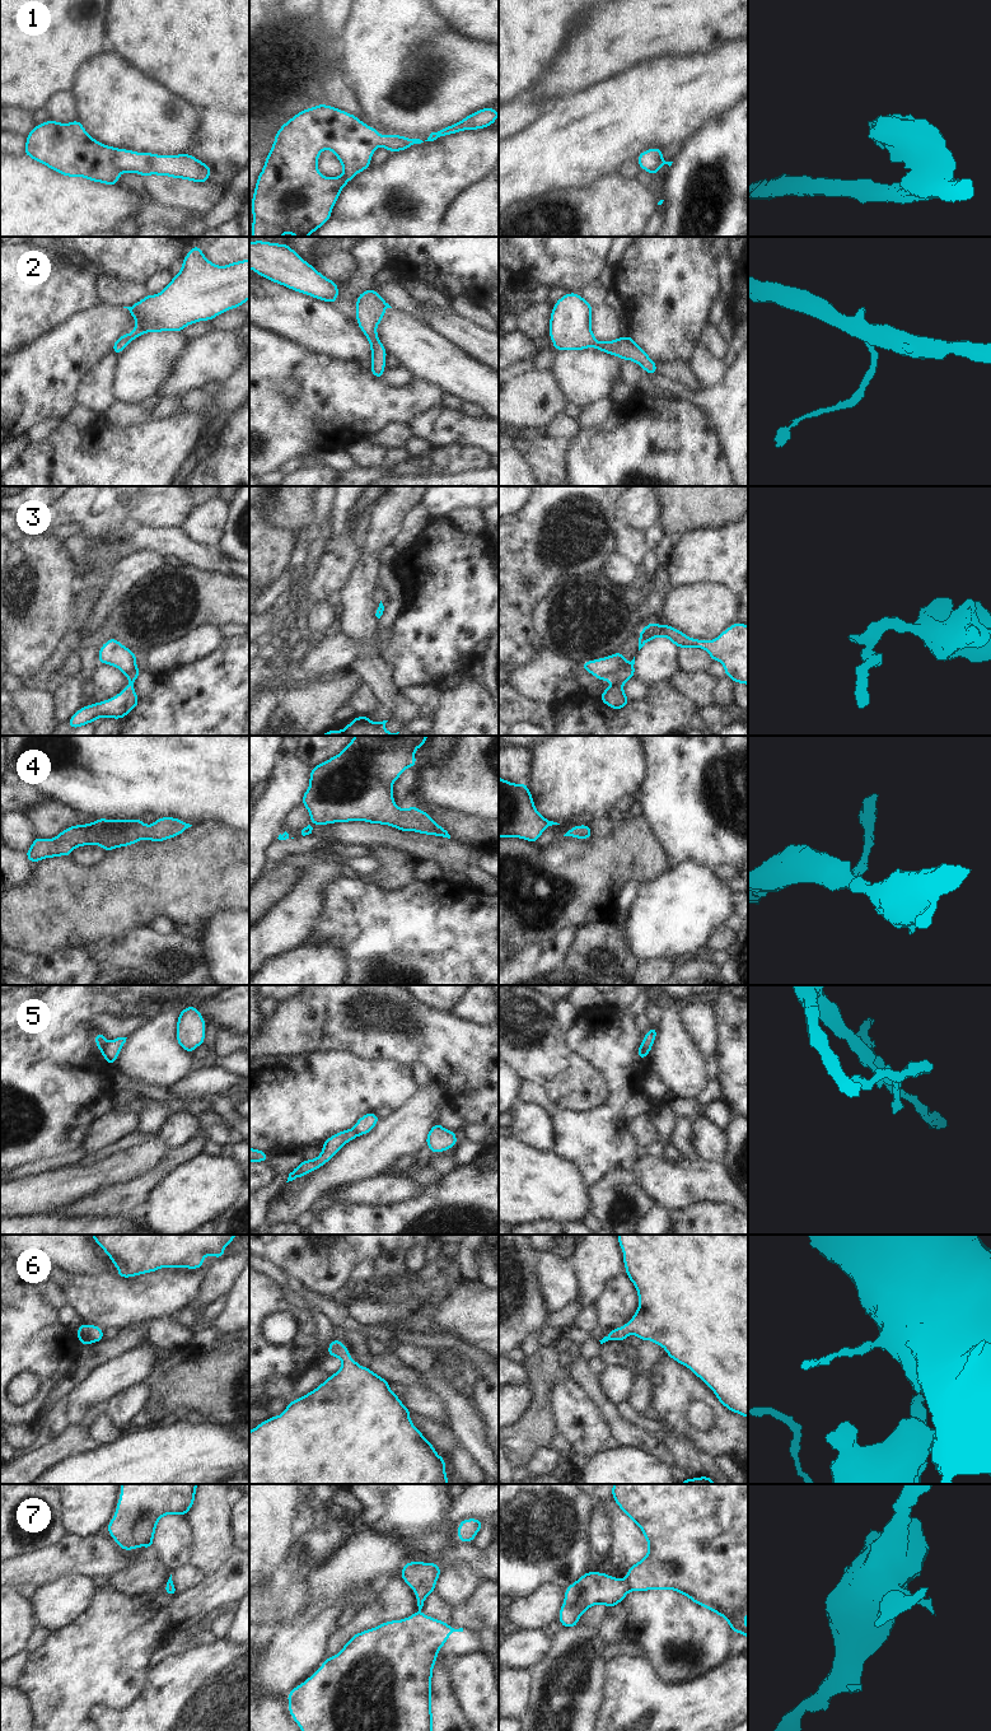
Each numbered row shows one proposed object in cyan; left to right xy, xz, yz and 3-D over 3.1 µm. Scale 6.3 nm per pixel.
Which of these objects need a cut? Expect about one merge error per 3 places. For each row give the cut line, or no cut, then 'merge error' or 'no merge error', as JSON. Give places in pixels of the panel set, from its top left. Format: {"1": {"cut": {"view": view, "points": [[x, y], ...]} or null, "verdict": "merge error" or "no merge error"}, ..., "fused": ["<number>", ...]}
{"1": {"cut": null, "verdict": "no merge error"}, "2": {"cut": null, "verdict": "no merge error"}, "3": {"cut": null, "verdict": "no merge error"}, "4": {"cut": null, "verdict": "no merge error"}, "5": {"cut": {"view": "xy", "points": [[107, 1041], [102, 1051]]}, "verdict": "merge error"}, "6": {"cut": null, "verdict": "no merge error"}, "7": {"cut": {"view": "yz", "points": [[625, 1580], [630, 1590]]}, "verdict": "merge error"}, "fused": ["5", "7"]}

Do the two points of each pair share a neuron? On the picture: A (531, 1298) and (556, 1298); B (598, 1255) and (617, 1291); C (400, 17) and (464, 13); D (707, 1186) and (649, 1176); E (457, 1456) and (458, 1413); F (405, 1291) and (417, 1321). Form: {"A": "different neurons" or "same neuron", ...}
{"A": "different neurons", "B": "different neurons", "C": "different neurons", "D": "same neuron", "E": "different neurons", "F": "different neurons"}

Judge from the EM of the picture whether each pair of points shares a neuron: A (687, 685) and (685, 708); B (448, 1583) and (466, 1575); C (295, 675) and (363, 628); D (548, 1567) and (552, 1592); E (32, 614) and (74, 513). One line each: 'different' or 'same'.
A: different
B: same
C: different
D: different
E: different

